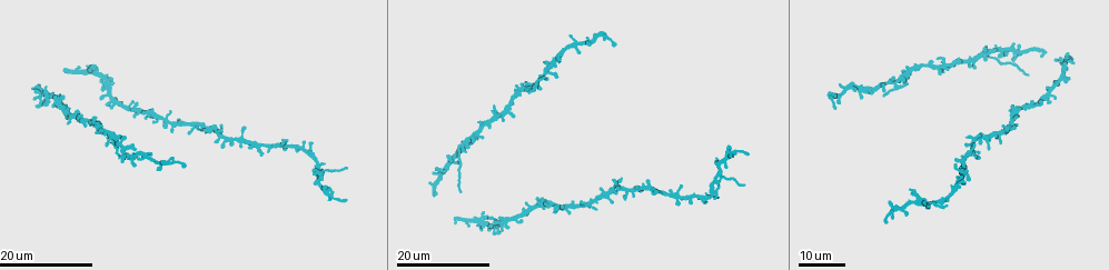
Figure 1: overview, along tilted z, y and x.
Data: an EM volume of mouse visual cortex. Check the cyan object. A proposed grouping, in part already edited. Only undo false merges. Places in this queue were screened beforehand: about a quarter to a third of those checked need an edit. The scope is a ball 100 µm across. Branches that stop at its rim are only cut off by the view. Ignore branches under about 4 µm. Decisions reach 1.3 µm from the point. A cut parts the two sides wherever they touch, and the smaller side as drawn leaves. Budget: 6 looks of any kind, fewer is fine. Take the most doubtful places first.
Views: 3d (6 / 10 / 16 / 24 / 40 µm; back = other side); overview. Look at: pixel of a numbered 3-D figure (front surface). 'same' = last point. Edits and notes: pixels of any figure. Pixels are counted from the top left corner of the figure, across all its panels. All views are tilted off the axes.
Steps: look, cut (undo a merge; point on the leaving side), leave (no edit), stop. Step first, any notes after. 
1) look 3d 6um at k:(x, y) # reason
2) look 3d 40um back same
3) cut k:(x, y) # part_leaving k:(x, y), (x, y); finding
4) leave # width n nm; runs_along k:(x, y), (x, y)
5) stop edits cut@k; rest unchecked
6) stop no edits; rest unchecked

look 3d 16um at 1:(460, 146)

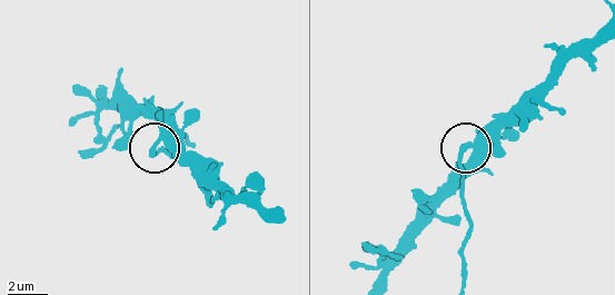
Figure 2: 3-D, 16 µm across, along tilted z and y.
look 3d 10um at 2:(471, 144)

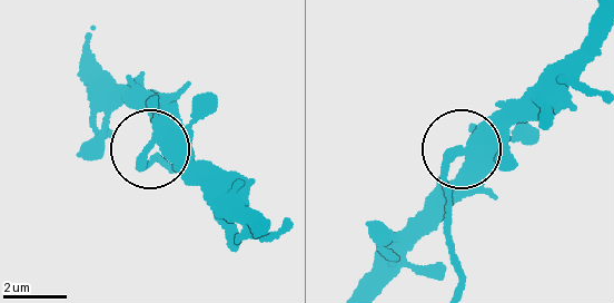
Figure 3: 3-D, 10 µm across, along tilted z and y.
cut 3:(151, 164) # side_arm 12 um; a second neuron is stuck on

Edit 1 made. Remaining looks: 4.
look overview

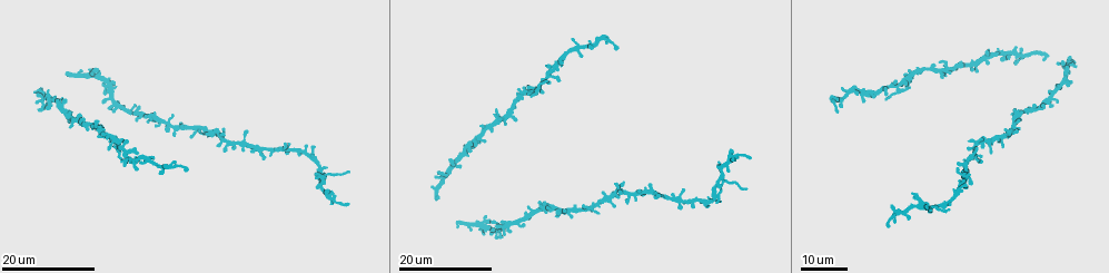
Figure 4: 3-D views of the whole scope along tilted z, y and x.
look 3d 16um at 4:(898, 87) # side arm on a straight run

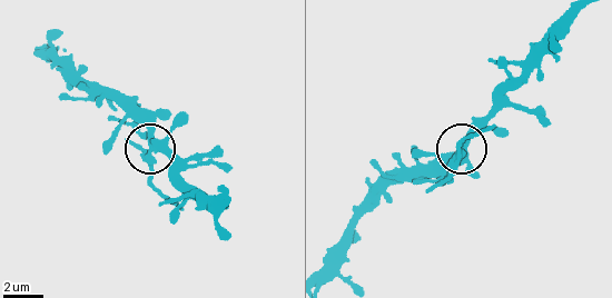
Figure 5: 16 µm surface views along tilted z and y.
look 3d 6um at 5:(150, 146)

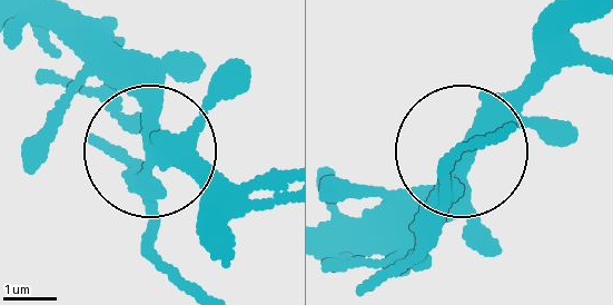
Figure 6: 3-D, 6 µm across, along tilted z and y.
cut 6:(421, 243) # part_leaving 6:(146, 168), (148, 235), (197, 286); two neurons meet here

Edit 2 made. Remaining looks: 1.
stop edits cut@3, cut@6; rest unchecked

